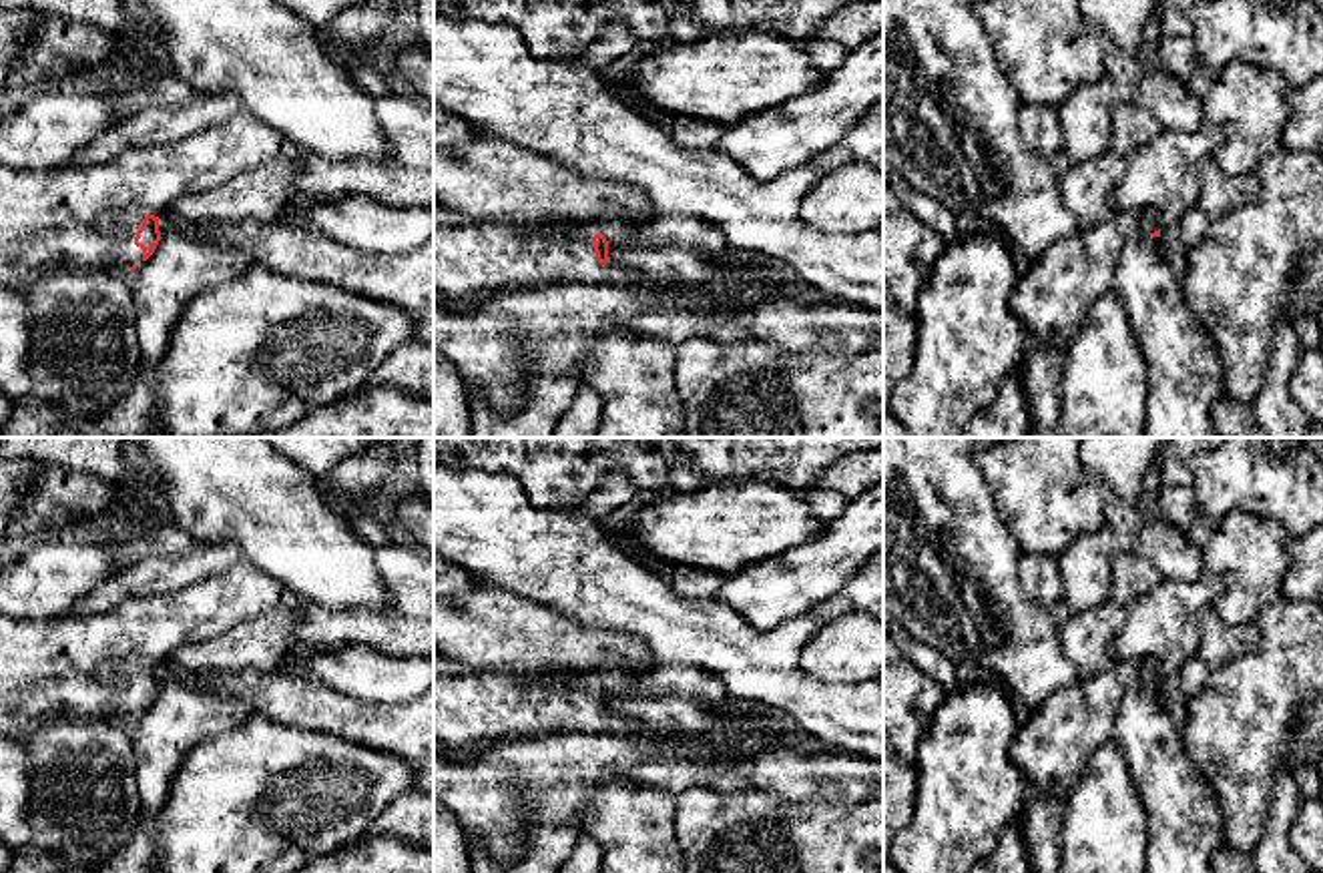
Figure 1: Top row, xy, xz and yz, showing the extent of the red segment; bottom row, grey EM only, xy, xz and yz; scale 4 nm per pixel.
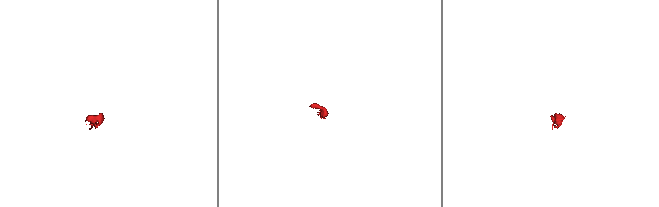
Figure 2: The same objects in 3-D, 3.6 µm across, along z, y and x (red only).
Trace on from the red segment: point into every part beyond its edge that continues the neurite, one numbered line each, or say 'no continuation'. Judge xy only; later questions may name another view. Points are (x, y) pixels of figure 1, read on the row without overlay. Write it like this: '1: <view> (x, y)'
1: xy (87, 665)

